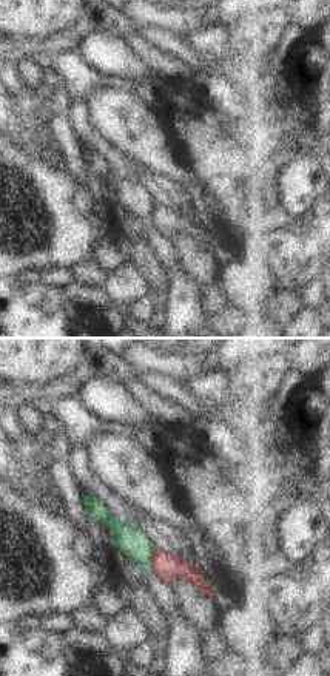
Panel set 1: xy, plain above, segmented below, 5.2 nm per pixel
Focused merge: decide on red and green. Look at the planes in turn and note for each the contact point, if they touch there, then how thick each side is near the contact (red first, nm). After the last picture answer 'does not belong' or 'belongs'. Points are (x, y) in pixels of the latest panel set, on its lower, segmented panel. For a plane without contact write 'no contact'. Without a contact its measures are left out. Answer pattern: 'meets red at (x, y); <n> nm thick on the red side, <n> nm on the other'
meets red at (151, 559); 140 nm thick on the red side, 160 nm on the other

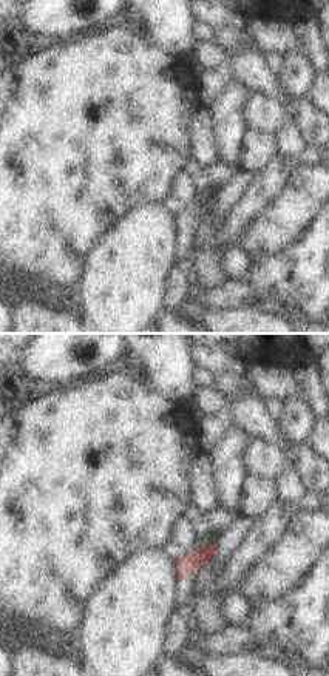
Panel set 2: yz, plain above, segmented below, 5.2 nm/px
meets red at (206, 545); 100 nm thick on the red side, 30 nm on the other

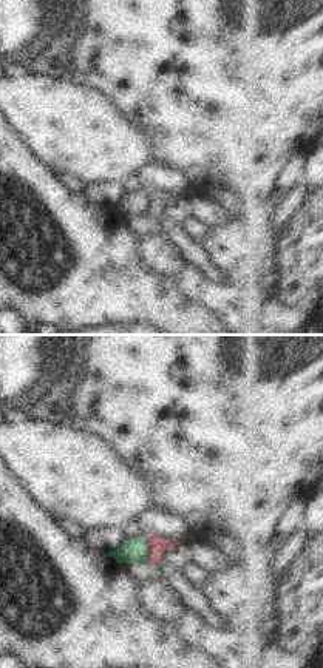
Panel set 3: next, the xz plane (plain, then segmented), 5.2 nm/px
meets red at (149, 548); 100 nm thick on the red side, 130 nm on the other

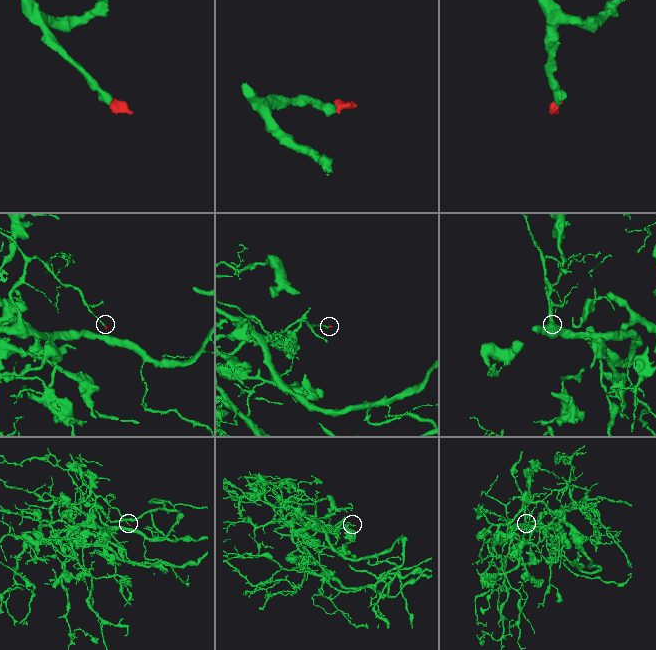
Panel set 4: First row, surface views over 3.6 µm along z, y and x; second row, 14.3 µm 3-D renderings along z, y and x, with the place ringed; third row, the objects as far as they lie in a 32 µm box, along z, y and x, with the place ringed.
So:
does not belong

